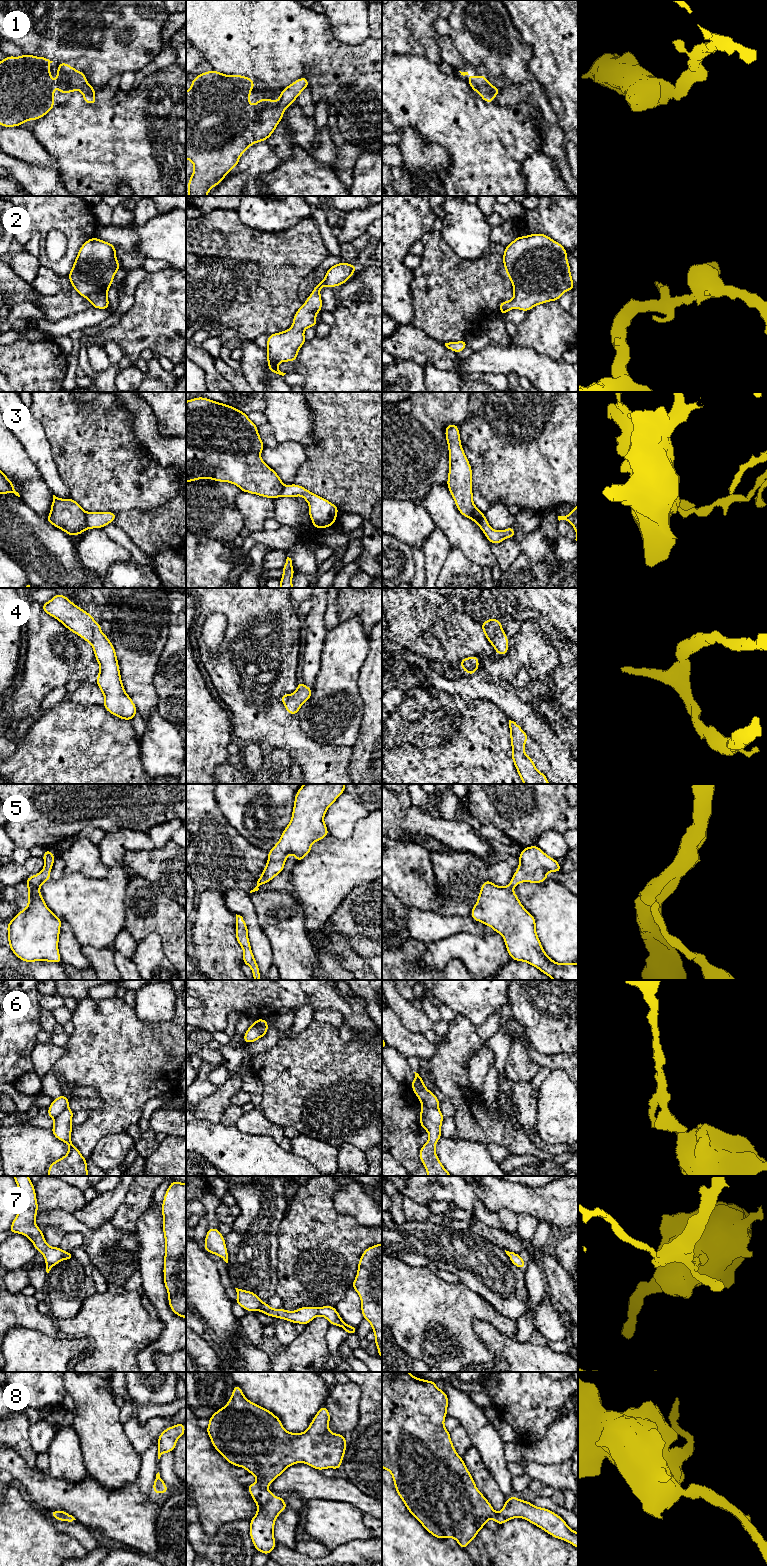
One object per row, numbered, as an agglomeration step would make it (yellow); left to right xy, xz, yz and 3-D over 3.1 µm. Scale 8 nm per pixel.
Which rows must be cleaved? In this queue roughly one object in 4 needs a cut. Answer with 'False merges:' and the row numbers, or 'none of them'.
False merges: 3, 6, 7

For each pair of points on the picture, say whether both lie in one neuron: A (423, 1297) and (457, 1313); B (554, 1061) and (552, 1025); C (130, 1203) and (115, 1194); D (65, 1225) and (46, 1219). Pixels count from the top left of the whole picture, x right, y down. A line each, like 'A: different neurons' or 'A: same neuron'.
A: same neuron
B: different neurons
C: different neurons
D: same neuron

